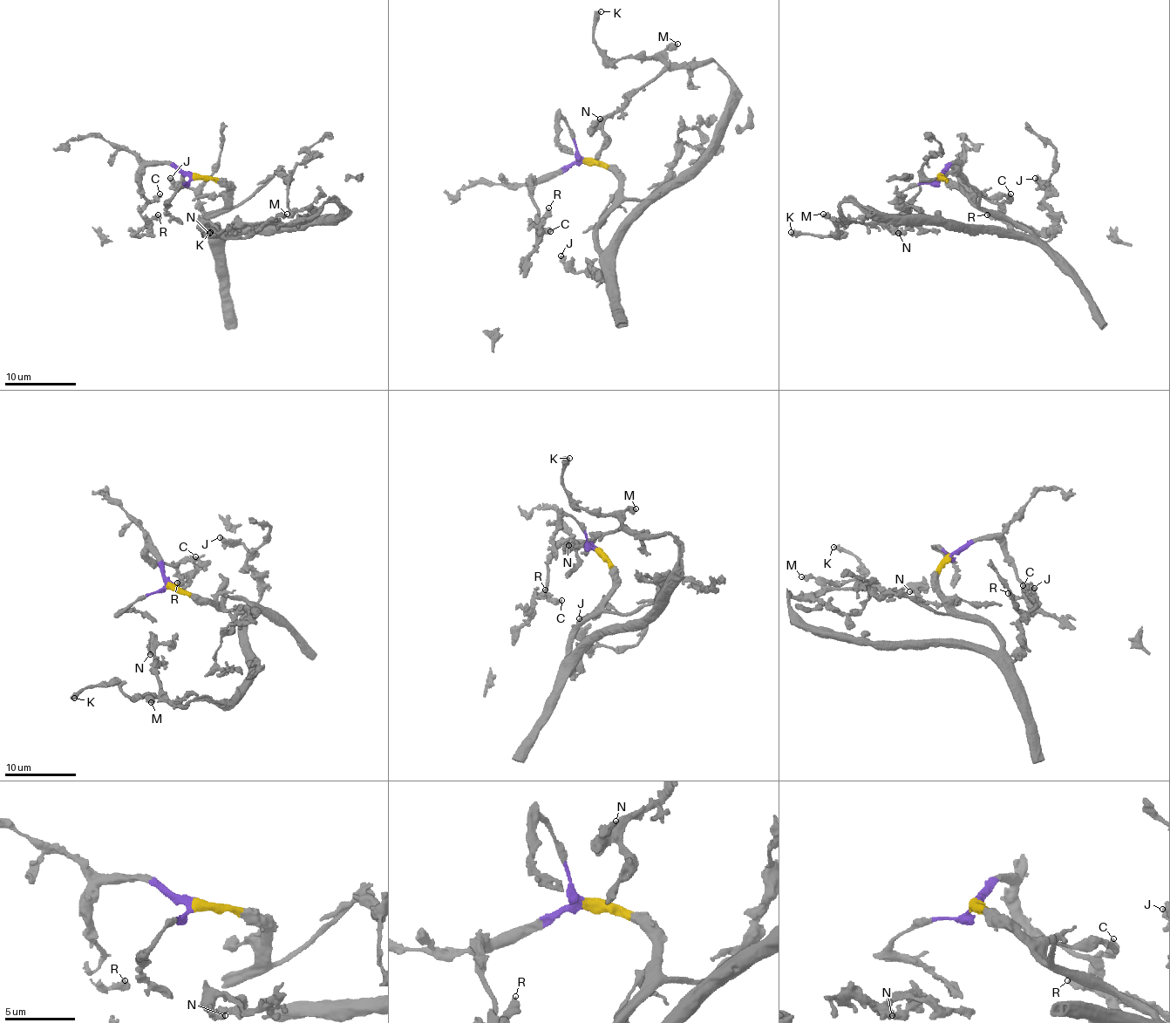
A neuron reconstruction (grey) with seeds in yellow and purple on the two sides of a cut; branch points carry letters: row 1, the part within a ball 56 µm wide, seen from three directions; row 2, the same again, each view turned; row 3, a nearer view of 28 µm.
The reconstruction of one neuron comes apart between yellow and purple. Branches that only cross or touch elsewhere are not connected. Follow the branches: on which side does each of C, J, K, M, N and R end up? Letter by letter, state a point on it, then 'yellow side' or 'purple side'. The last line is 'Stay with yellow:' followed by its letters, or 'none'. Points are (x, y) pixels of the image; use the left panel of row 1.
C: place (159, 194); purple side
J: place (170, 178); yellow side
K: place (210, 232); yellow side
M: place (287, 214); yellow side
N: place (209, 233); yellow side
R: place (158, 214); purple side
Stay with yellow: J, K, M, N

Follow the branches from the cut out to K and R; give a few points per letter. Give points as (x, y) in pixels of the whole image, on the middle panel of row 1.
K: (583, 160), (619, 180), (604, 250), (701, 157), (731, 91), (713, 61), (611, 59), (594, 37), (601, 10)
R: (583, 160), (533, 182), (531, 196), (539, 218), (531, 221), (549, 207)

